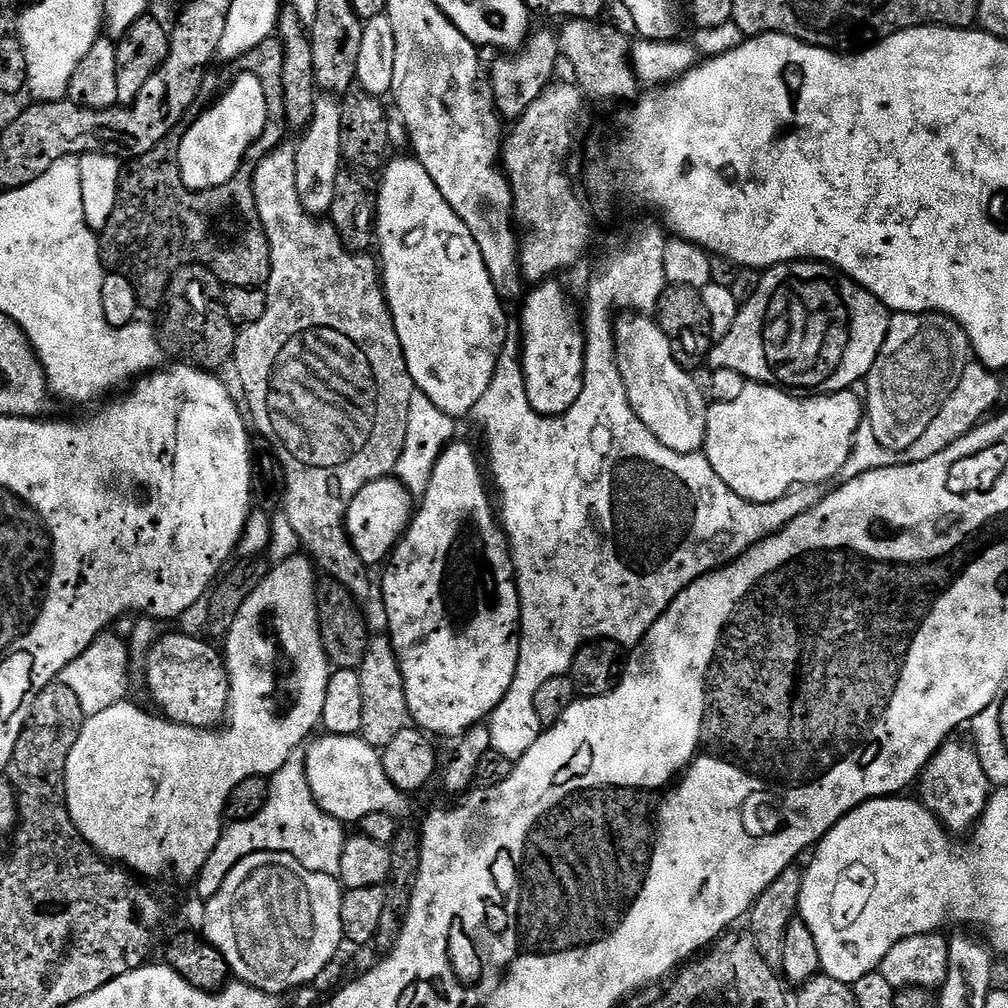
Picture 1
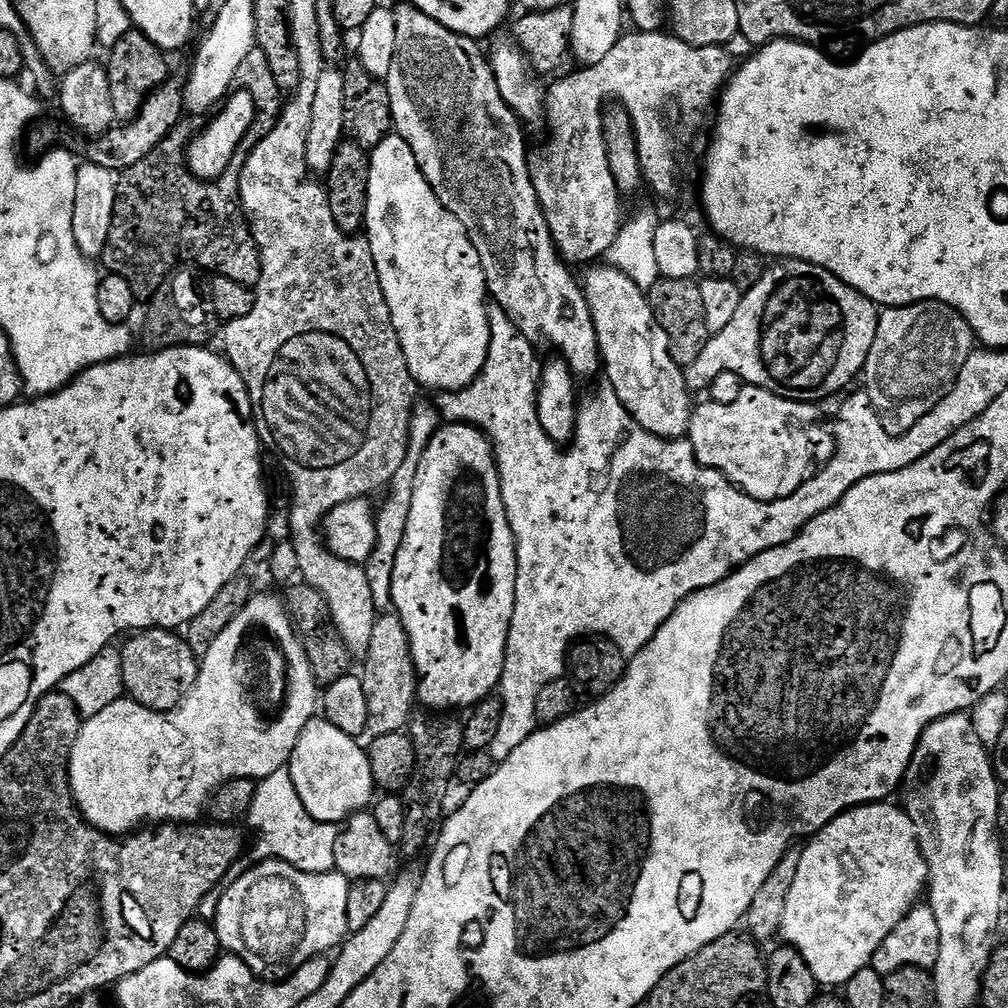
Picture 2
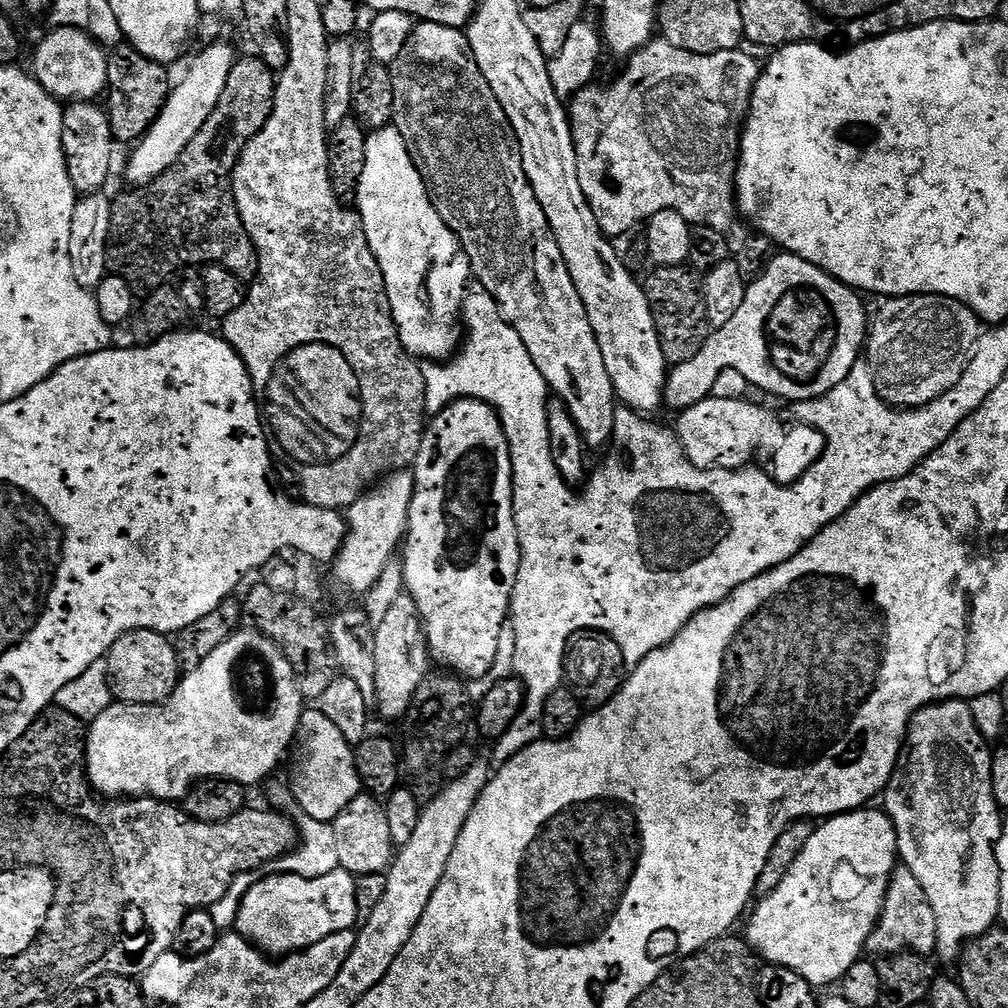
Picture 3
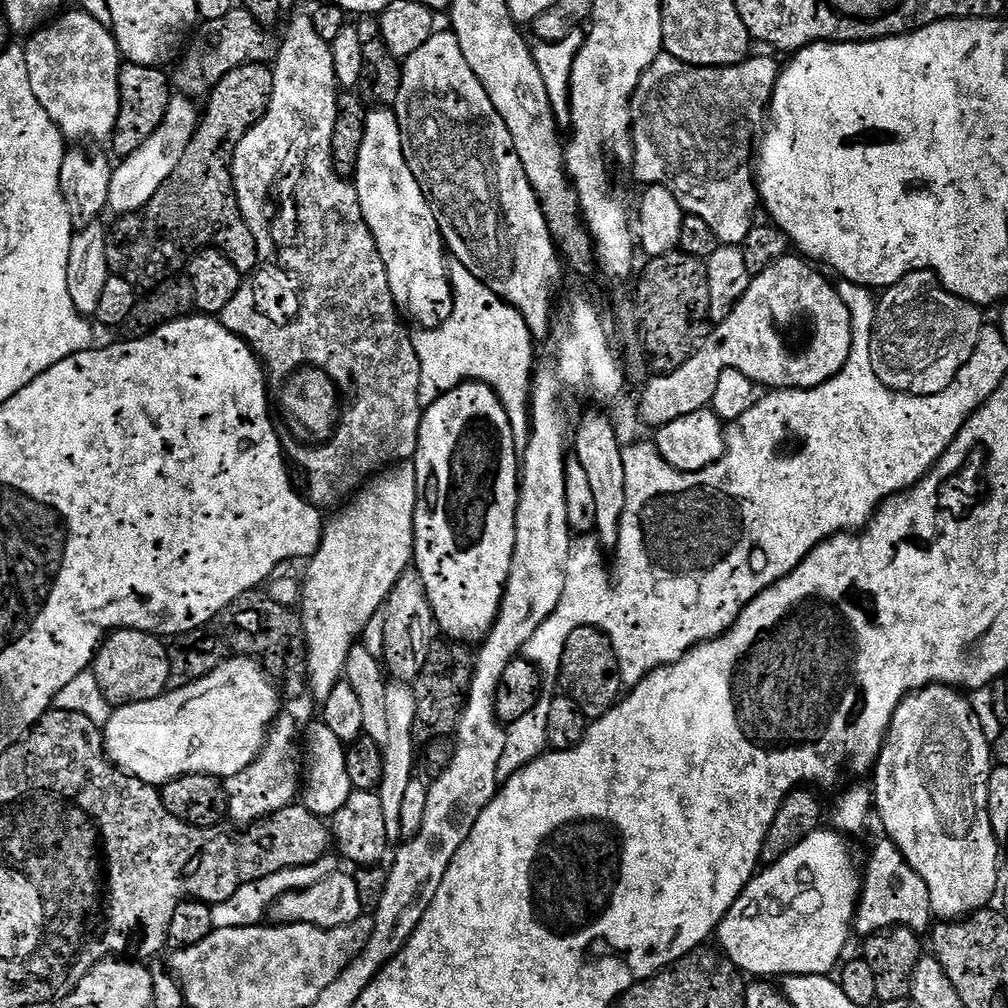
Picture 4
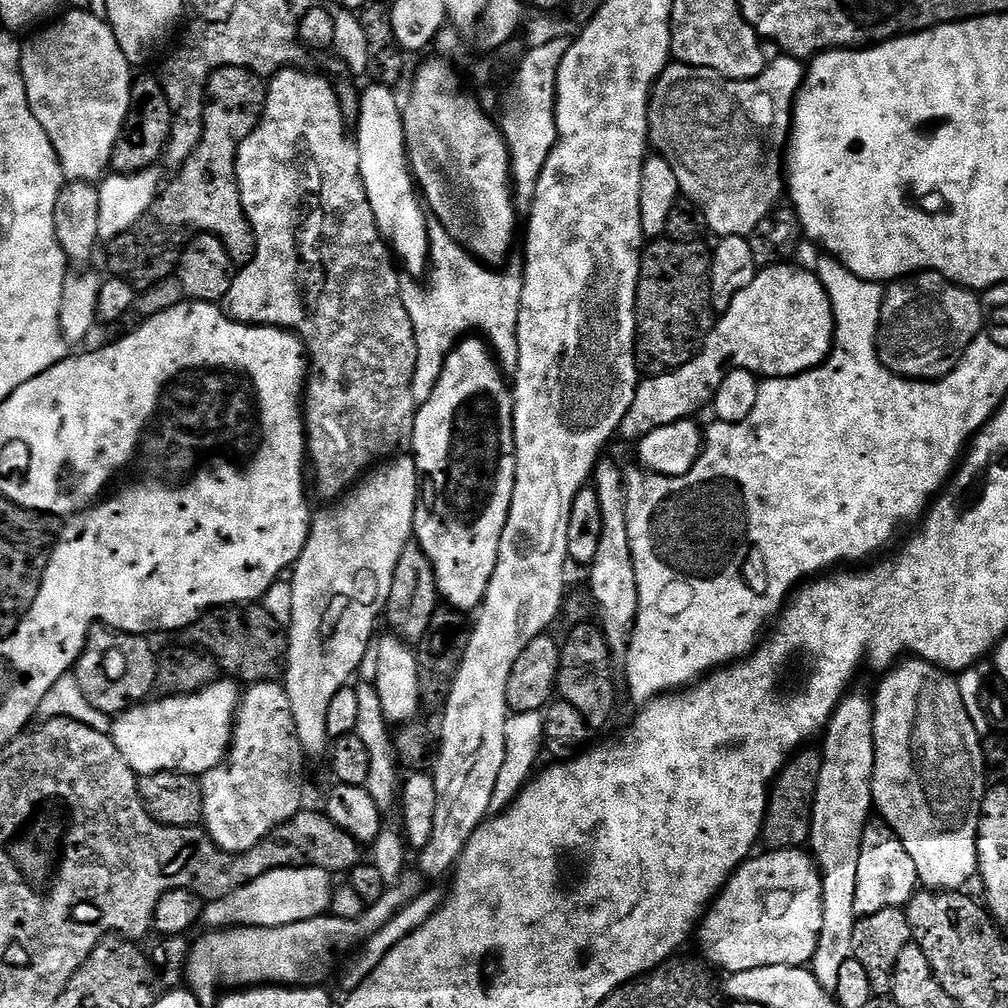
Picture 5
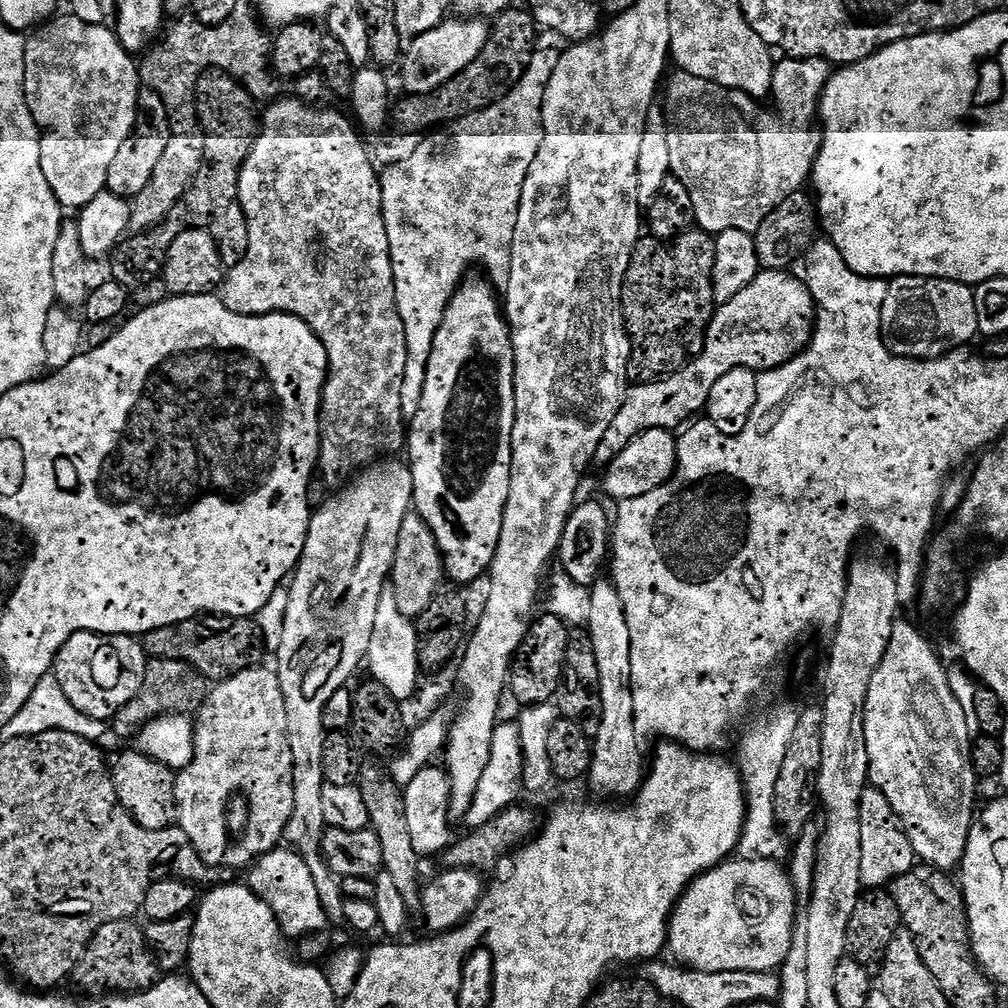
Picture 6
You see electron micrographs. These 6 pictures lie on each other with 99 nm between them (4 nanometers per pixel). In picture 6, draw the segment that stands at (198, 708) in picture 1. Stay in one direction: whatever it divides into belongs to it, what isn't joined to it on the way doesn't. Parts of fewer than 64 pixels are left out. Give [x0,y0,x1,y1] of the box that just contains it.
[54,631,150,721]

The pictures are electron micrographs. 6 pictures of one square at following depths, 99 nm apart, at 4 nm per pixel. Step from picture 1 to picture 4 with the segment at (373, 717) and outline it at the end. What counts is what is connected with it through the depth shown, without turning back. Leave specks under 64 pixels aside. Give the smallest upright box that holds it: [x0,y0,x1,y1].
[382,567,434,682]

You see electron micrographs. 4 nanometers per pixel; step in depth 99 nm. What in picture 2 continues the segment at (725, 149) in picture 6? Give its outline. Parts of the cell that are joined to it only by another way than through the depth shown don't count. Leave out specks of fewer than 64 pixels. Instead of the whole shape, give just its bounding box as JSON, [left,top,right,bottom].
[531,31,734,265]

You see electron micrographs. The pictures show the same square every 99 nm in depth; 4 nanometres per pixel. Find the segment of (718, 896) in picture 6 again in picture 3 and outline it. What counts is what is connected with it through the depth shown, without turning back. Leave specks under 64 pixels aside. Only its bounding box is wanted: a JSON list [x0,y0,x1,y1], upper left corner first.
[746,806,900,986]

